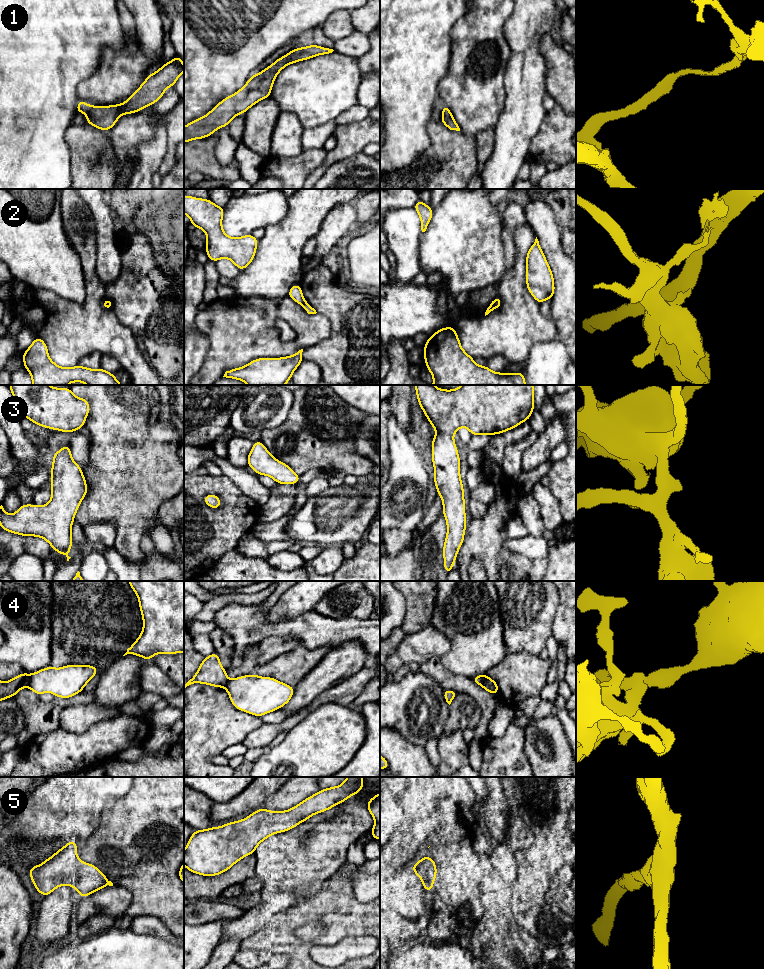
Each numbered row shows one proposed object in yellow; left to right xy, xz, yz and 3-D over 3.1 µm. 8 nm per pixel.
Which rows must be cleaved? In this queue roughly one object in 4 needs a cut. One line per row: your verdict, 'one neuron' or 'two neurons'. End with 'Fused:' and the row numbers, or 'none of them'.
1: one neuron
2: two neurons
3: one neuron
4: two neurons
5: one neuron
Fused: 2, 4

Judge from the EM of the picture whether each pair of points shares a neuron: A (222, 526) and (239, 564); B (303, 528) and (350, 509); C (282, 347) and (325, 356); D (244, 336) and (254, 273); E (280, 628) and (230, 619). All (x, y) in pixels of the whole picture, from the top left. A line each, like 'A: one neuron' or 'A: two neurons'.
A: two neurons
B: one neuron
C: two neurons
D: two neurons
E: one neuron

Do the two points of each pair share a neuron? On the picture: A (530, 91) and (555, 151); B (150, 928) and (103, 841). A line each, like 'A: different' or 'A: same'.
A: different
B: different

